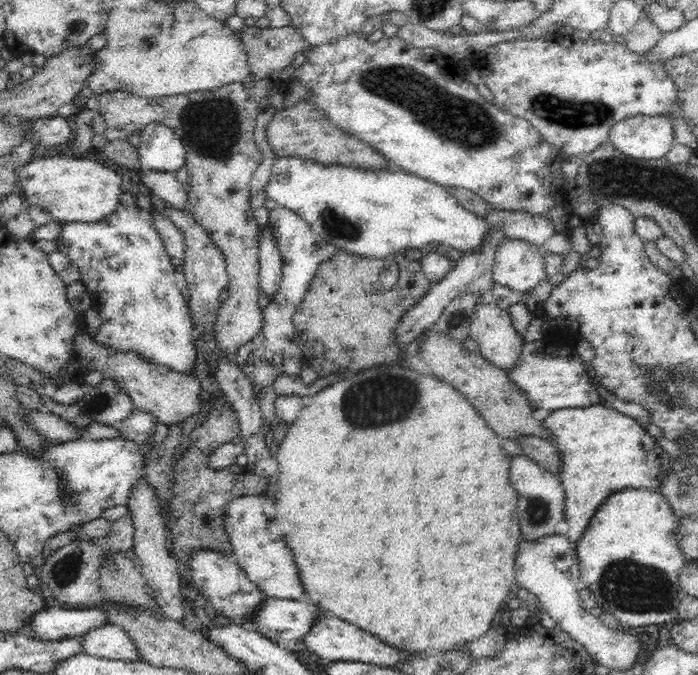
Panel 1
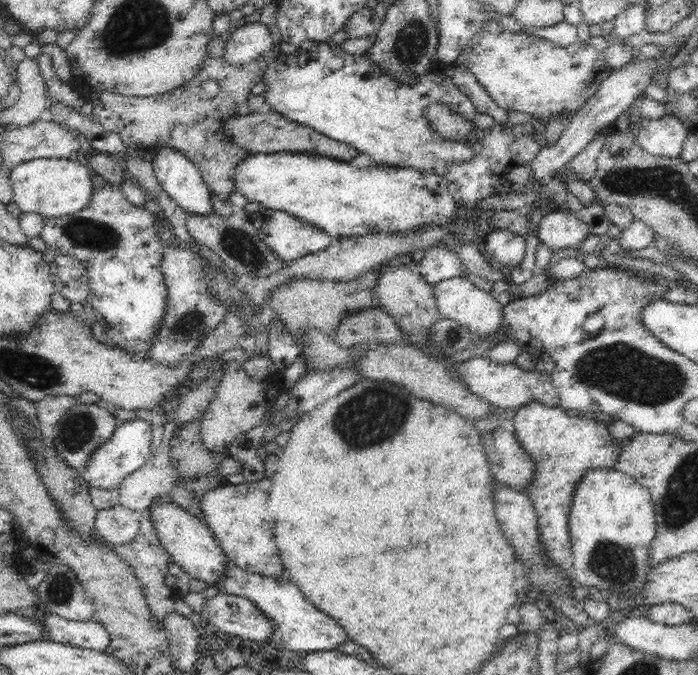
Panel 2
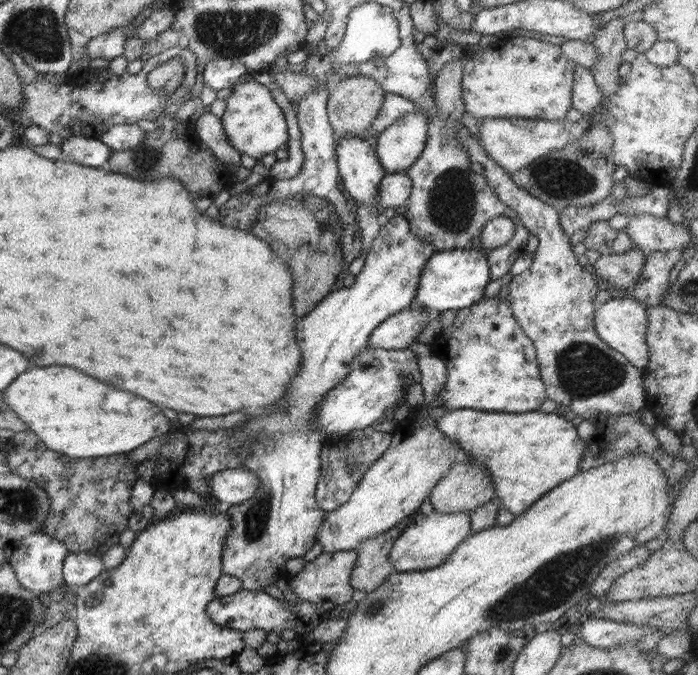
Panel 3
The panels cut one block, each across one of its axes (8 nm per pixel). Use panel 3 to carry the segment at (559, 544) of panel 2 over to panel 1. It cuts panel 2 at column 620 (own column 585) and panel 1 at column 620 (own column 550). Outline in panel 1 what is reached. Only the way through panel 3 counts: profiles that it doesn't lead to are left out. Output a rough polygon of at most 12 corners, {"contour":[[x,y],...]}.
{"contour":[[611,407],[552,411],[560,531],[579,540],[613,492],[656,490],[671,457]]}

